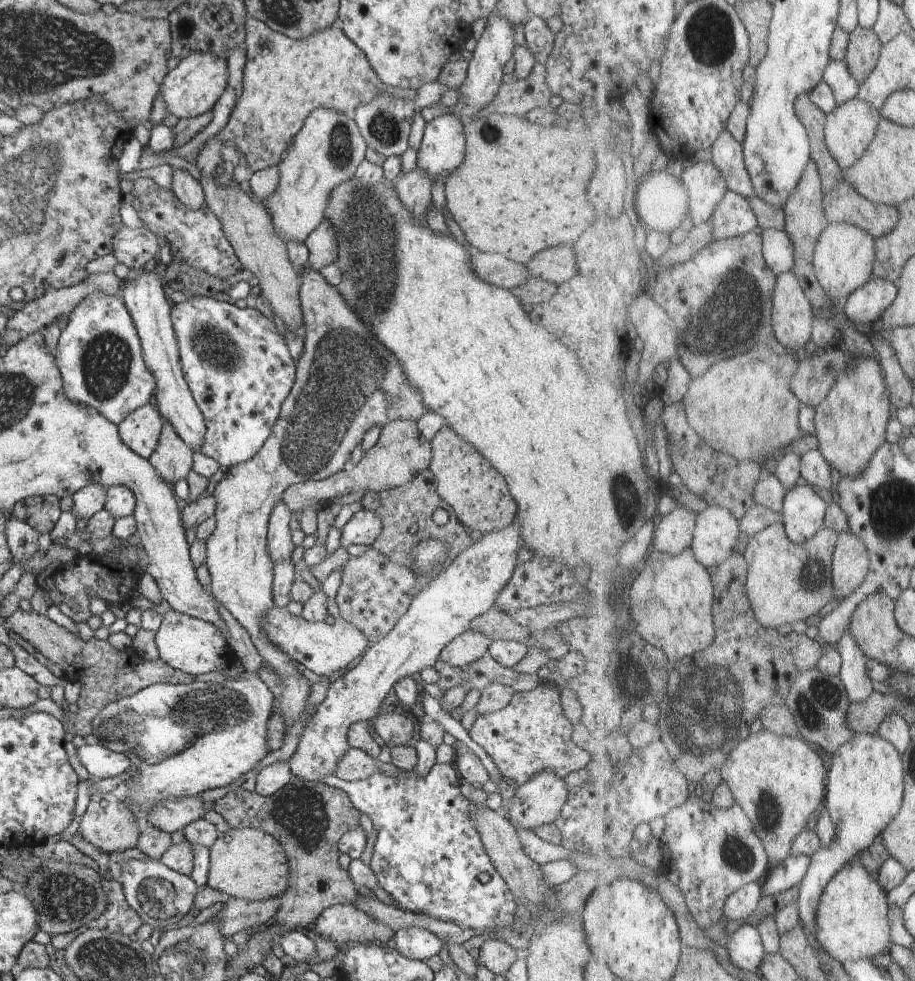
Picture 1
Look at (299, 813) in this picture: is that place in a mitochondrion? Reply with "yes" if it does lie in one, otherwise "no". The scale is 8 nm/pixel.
yes

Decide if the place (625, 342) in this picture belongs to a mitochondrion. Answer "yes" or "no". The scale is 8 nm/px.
no

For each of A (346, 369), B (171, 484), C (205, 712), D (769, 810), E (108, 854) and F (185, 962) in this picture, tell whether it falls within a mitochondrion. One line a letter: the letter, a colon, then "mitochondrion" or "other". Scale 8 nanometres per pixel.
A: mitochondrion
B: other
C: mitochondrion
D: mitochondrion
E: other
F: mitochondrion

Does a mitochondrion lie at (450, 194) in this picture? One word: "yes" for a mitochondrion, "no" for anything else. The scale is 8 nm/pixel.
no

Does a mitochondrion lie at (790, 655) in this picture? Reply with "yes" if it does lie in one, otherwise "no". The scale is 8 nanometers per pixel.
no

